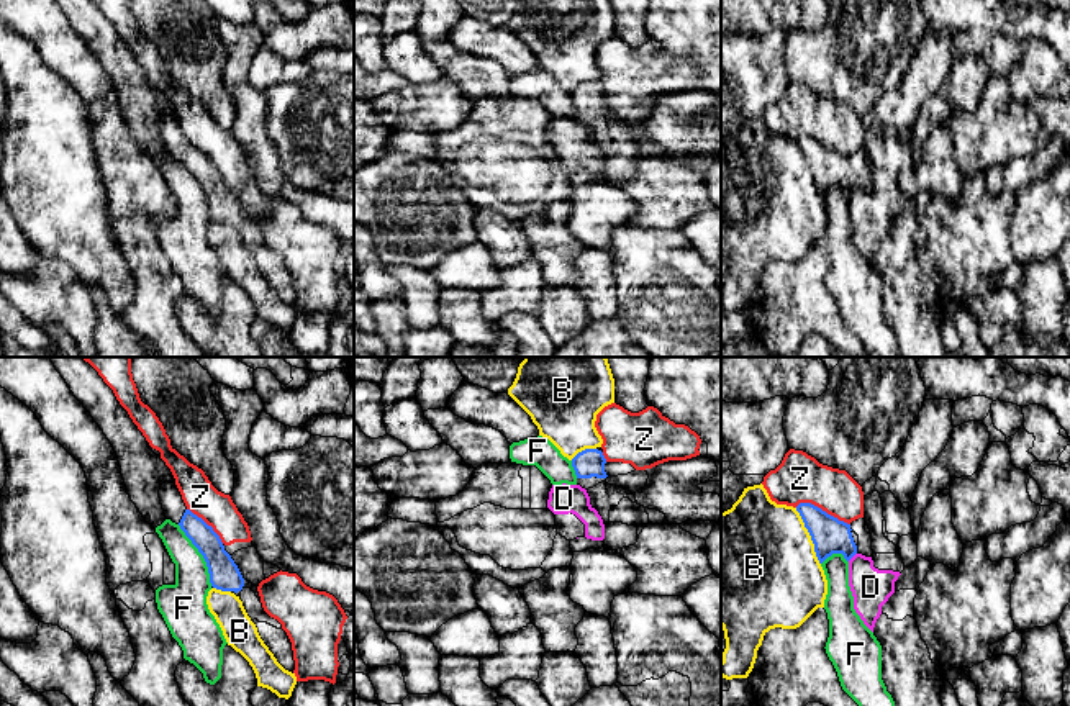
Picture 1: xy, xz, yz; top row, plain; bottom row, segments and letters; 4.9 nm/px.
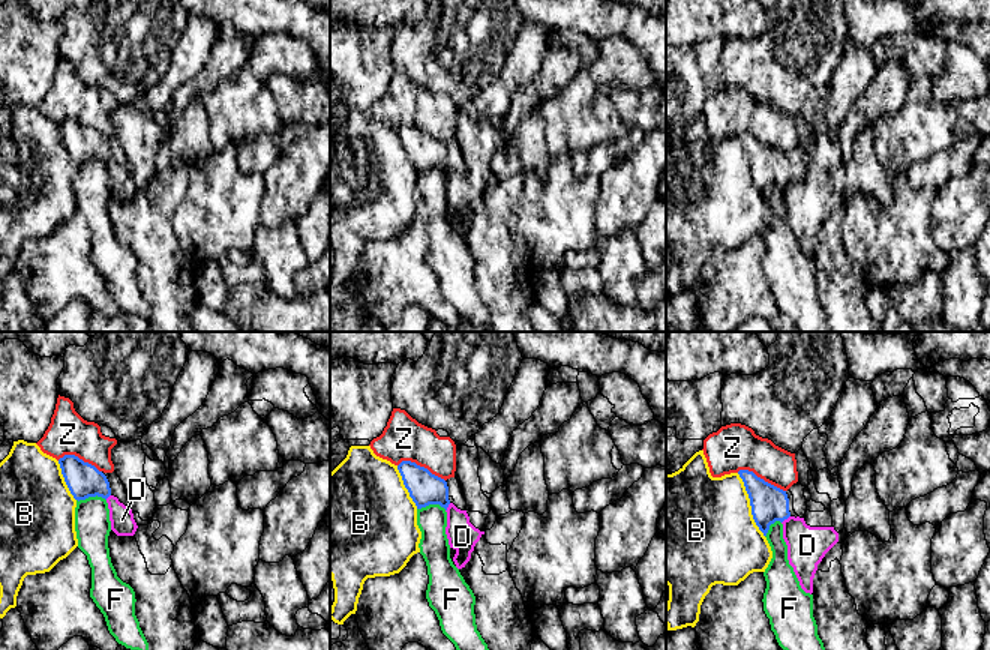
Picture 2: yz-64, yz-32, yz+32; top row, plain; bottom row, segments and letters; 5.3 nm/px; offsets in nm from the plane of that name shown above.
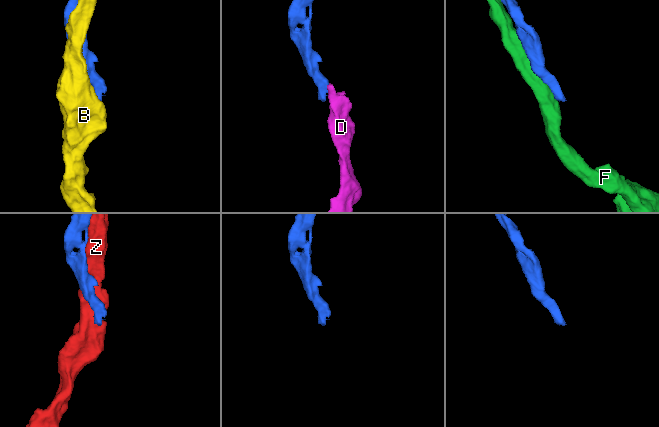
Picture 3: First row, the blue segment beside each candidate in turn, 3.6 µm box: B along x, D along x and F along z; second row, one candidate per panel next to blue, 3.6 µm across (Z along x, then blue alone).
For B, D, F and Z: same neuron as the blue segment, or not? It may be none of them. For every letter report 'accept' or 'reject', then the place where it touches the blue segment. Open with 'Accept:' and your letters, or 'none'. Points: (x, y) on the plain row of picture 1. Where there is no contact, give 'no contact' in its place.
Accept: none
B: reject; meets blue in yz at (810, 167)
D: reject; meets blue in yz at (851, 190)
F: reject; meets blue in xy at (202, 187)
Z: reject; meets blue in yz at (821, 143)

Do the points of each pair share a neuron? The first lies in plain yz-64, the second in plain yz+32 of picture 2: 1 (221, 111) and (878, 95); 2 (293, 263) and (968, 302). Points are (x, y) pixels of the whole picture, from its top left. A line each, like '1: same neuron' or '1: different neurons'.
1: different neurons
2: same neuron

